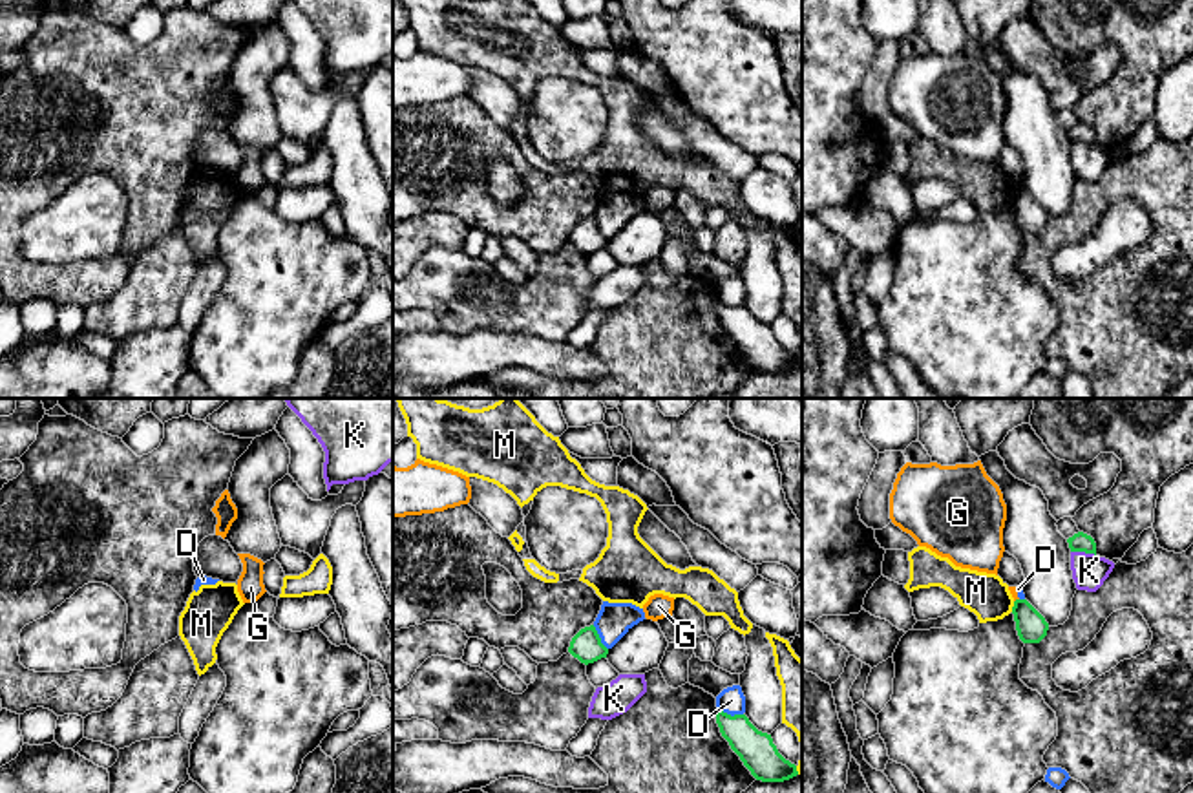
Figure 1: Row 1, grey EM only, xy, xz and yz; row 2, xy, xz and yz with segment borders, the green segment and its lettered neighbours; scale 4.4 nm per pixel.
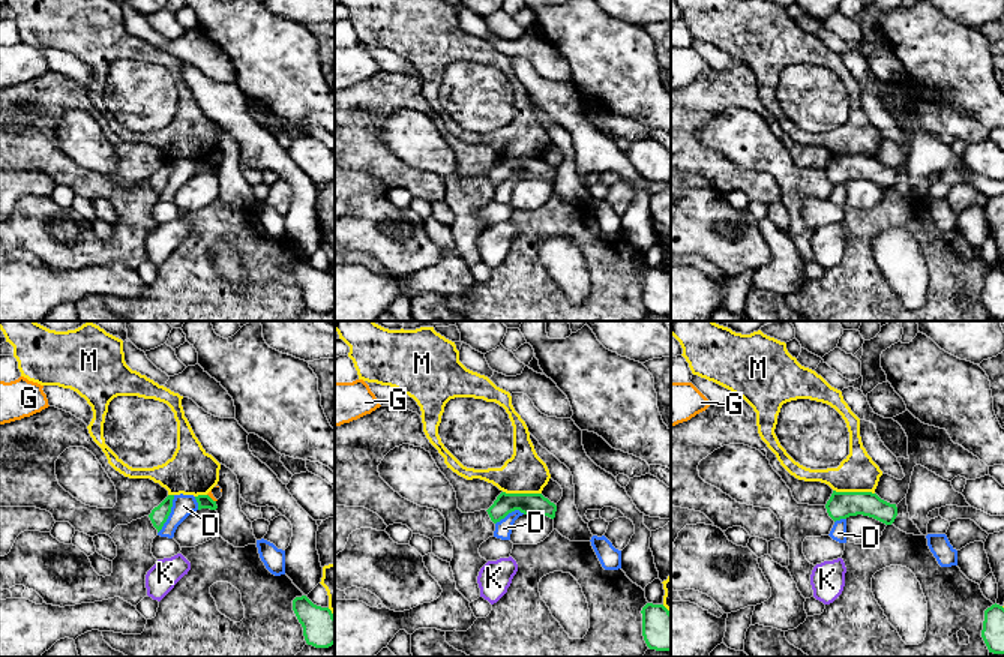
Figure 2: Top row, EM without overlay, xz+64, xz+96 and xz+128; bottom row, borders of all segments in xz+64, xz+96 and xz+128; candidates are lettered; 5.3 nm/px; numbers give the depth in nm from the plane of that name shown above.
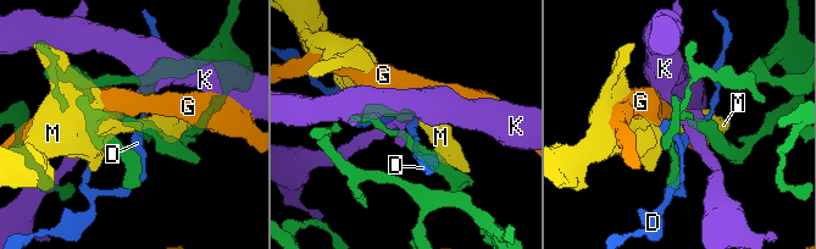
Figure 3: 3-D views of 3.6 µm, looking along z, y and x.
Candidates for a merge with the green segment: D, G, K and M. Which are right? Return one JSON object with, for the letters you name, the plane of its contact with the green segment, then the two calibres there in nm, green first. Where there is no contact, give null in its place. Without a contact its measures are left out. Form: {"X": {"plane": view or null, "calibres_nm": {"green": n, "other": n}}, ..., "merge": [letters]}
{"merge": []}

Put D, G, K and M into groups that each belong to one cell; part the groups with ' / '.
D / G / K / M

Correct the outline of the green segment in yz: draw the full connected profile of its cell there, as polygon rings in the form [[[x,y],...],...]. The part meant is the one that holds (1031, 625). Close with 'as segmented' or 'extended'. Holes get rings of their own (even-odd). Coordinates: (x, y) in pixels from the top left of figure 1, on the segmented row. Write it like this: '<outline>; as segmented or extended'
[[[1016,599],[1012,614],[1023,643],[1040,643],[1047,636],[1049,623],[1027,599]]]; as segmented

